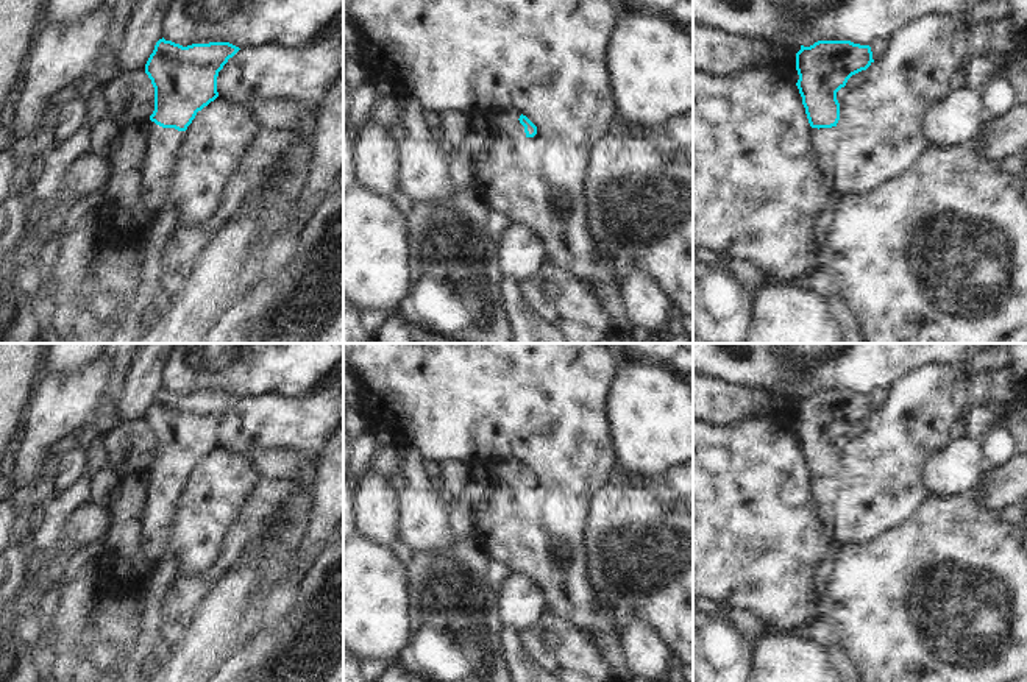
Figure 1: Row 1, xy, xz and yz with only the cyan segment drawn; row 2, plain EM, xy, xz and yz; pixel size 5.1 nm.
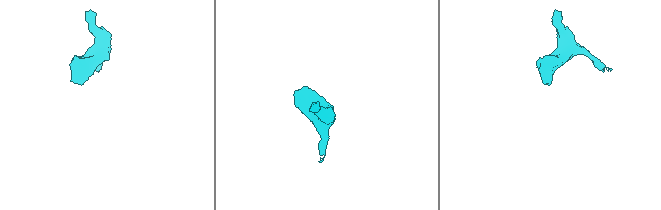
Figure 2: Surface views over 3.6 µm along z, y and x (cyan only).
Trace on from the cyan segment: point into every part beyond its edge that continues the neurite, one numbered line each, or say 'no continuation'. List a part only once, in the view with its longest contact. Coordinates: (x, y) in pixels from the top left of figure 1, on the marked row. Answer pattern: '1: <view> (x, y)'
1: xy (161, 145)

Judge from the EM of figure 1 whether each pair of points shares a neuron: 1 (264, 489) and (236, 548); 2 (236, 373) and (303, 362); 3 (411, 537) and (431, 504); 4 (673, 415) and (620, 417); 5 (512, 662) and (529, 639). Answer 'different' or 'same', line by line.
1: same
2: same
3: same
4: same
5: different

